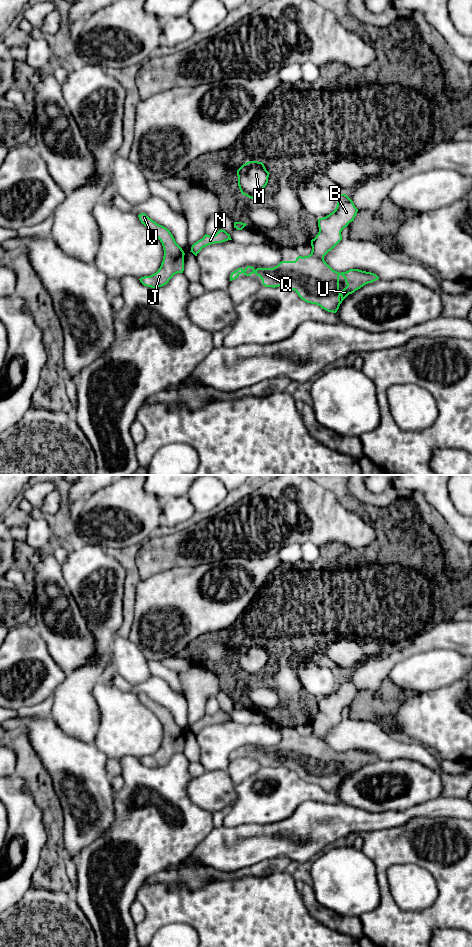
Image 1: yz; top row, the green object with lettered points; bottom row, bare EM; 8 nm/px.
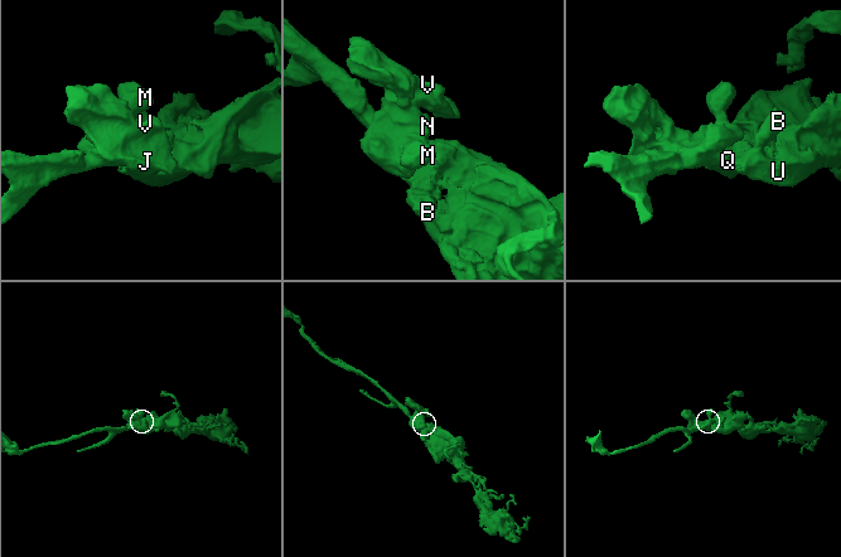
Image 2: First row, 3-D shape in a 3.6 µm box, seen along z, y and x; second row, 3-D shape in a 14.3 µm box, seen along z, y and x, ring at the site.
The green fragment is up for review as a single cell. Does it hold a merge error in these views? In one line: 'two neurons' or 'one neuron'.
one neuron

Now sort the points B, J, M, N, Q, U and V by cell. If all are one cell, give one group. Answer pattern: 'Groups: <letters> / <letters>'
Groups: B J M N Q U V

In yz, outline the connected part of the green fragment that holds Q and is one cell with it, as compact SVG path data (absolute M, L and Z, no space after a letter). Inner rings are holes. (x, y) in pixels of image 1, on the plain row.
M339 674L335 690L326 697L318 699L319 712L311 720L310 735L298 736L295 741L281 741L273 748L256 750L252 746L247 746L245 749L238 748L231 753L230 761L242 753L246 756L255 753L261 758L265 767L287 767L294 770L305 782L336 793L349 774L379 759L376 754L359 749L339 753L324 740L324 736L342 720L342 710L354 701L357 692L358 689L353 681L346 674ZM340 755L347 764L341 772Z

